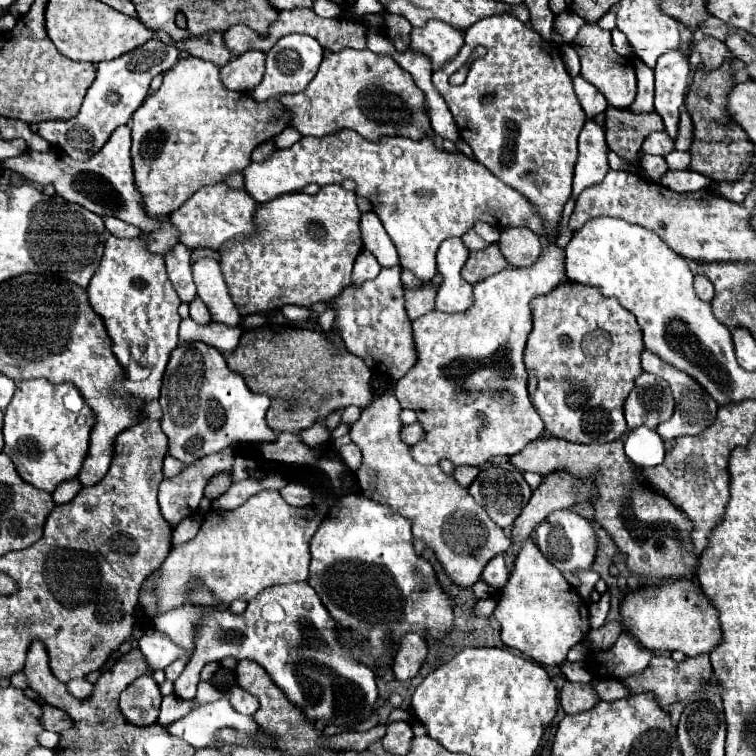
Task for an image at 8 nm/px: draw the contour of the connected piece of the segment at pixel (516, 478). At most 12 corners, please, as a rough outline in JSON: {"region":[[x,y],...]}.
{"region":[[487,468],[473,482],[475,502],[509,530],[531,497],[517,470]]}

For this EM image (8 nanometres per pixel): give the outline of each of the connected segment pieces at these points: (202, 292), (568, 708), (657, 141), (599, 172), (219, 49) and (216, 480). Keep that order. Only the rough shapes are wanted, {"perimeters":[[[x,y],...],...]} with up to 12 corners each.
{"perimeters":[[[215,258],[193,263],[197,296],[211,318],[237,326],[241,316],[229,298]],[[565,682],[561,706],[567,714],[599,702],[591,684]],[[655,132],[643,142],[645,154],[667,156],[675,142],[667,132]],[[587,120],[579,134],[573,196],[607,170],[605,132]],[[211,30],[175,42],[167,32],[155,38],[191,56],[225,66],[233,58],[223,32]],[[231,472],[215,474],[207,498],[215,500],[231,486]]]}

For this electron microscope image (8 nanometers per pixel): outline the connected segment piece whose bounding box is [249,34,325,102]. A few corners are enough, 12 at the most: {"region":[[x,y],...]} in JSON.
{"region":[[287,34],[267,52],[249,96],[301,92],[323,60],[321,44]]}

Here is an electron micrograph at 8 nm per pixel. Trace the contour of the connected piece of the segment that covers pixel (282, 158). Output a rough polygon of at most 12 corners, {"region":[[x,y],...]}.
{"region":[[355,130],[303,136],[243,170],[259,204],[357,184],[423,282],[477,220],[543,220],[461,152]]}

